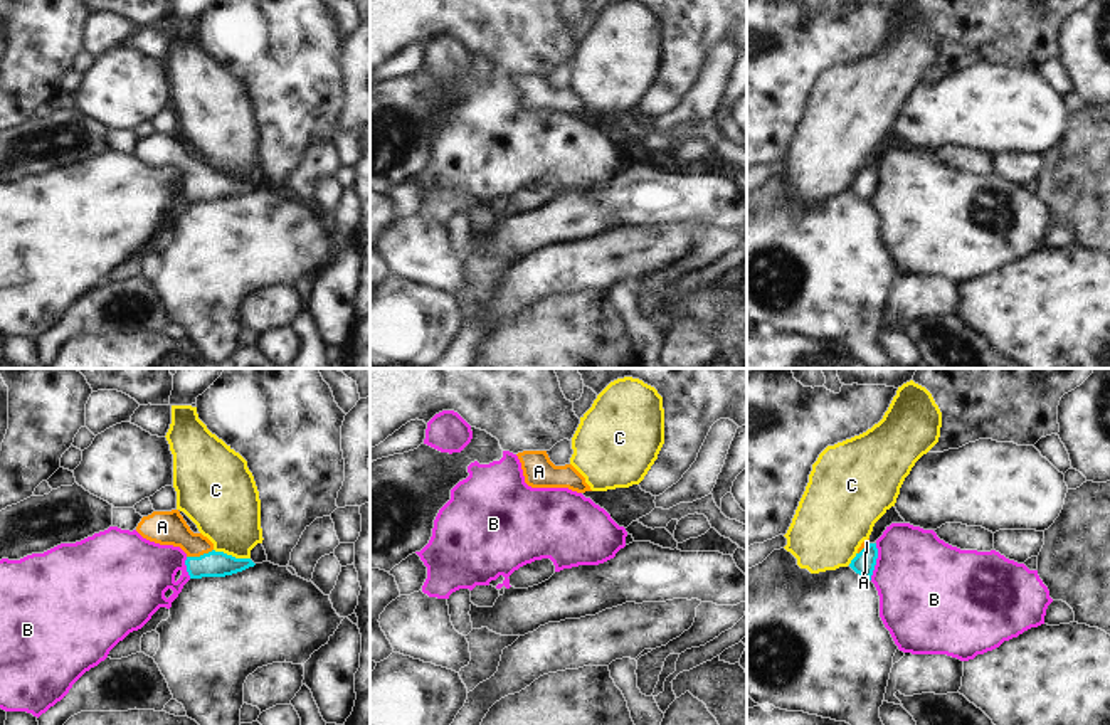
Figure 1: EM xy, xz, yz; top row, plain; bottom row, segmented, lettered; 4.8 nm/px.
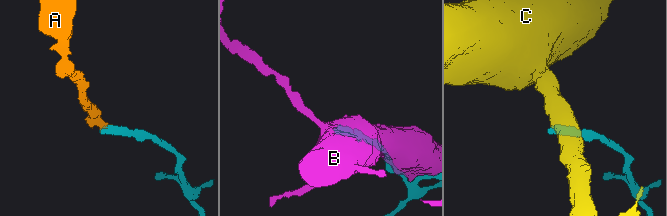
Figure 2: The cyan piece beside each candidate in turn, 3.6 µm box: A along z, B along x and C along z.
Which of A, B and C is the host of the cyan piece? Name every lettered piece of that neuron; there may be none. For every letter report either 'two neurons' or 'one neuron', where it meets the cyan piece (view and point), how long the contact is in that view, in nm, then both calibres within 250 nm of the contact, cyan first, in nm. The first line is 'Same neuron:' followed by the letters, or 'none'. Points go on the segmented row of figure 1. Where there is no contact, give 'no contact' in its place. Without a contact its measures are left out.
Same neuron: A
A: one neuron; contact xy (200, 555); length 130 nm; calibres 130 and 160 nm
B: two neurons; contact yz (875, 562); length 180 nm; calibres 110 and 440 nm
C: two neurons; contact xy (231, 555); length 180 nm; calibres 130 and 340 nm

